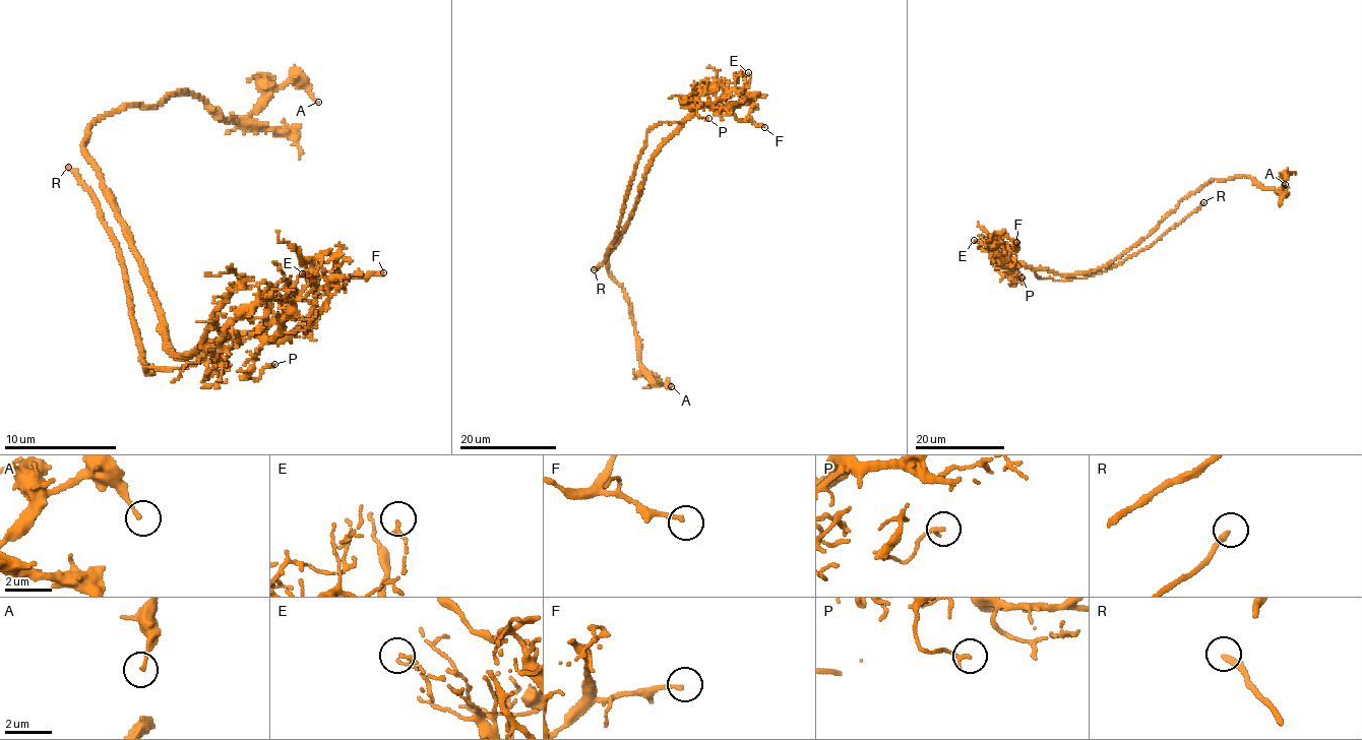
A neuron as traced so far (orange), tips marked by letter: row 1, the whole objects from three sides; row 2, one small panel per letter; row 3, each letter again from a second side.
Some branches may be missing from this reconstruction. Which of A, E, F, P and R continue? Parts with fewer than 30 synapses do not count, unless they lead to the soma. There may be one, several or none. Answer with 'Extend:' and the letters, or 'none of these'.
Extend: R

